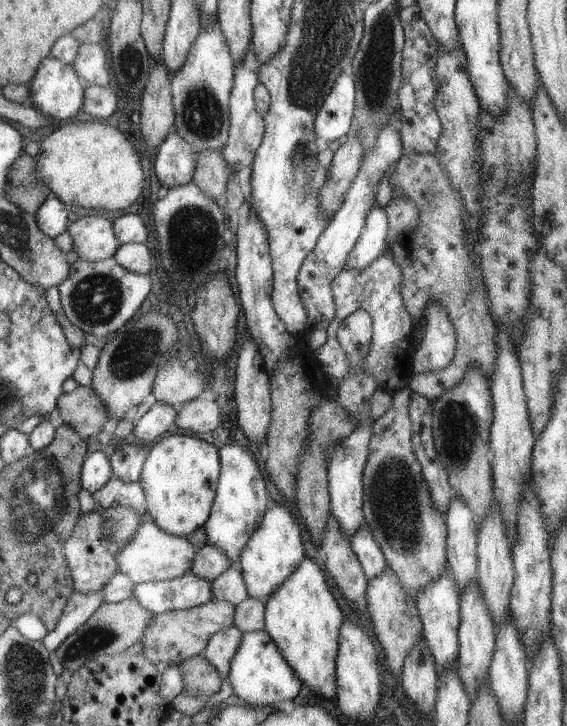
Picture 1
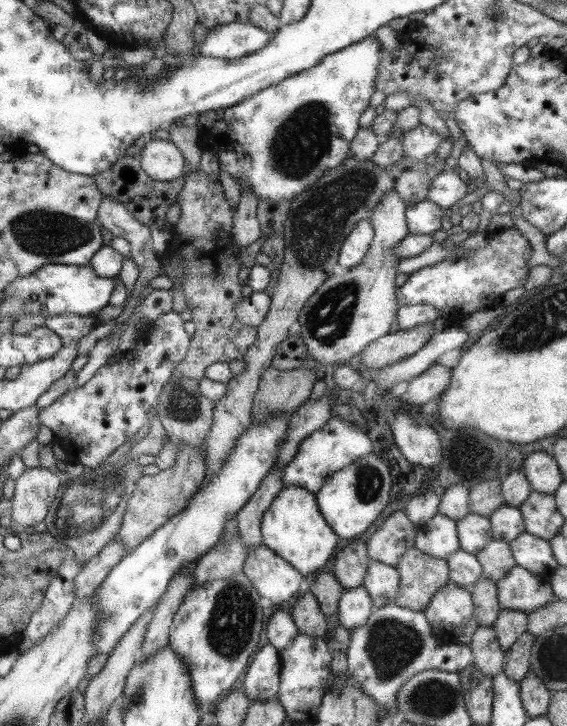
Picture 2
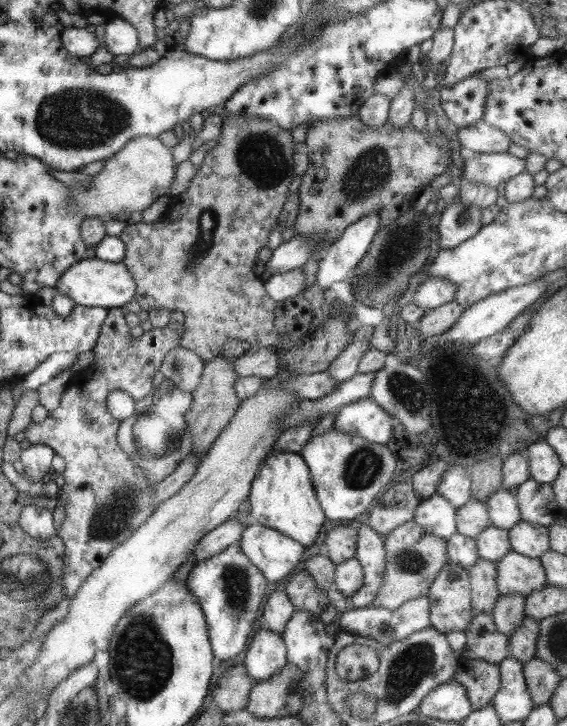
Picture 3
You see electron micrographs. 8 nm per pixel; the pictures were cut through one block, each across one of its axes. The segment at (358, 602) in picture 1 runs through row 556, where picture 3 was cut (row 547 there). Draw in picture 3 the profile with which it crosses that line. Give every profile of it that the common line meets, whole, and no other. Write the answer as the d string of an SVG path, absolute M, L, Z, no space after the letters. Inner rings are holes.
M349 524L329 530L325 536L325 548L327 548L329 560L339 566L339 564L355 558L357 540L359 540L359 534L357 534L357 530L349 528Z

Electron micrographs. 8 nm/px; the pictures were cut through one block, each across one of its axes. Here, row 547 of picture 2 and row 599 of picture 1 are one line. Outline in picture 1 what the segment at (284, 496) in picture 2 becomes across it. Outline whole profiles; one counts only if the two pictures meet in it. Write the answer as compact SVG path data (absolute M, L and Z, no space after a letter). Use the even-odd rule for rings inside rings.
M307 556L265 602L265 632L269 632L269 636L275 640L287 664L291 664L303 684L325 698L337 694L335 658L341 624L341 610L327 586L325 574Z

